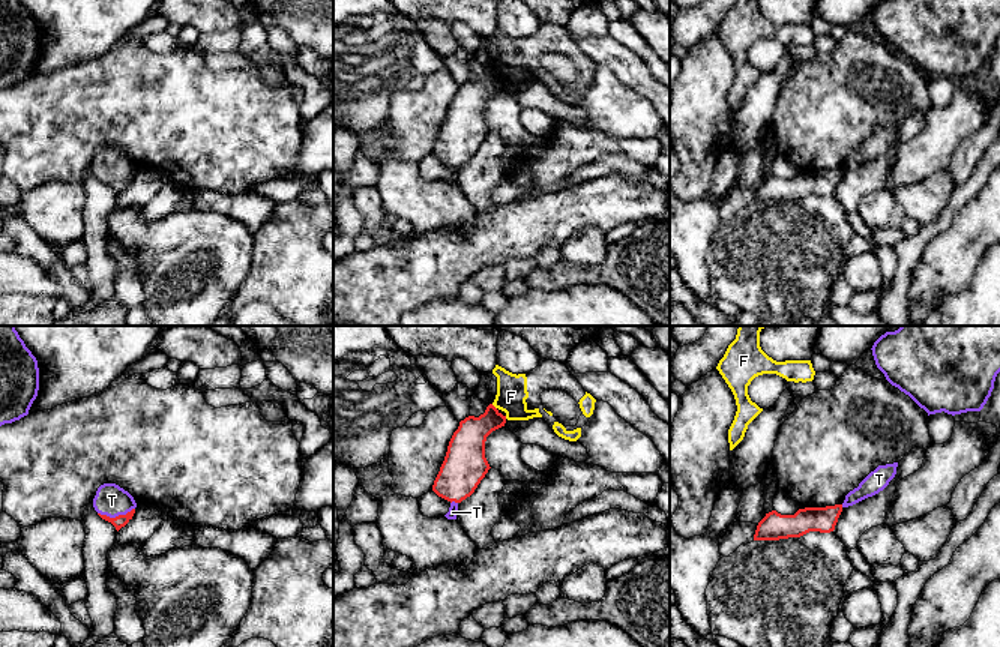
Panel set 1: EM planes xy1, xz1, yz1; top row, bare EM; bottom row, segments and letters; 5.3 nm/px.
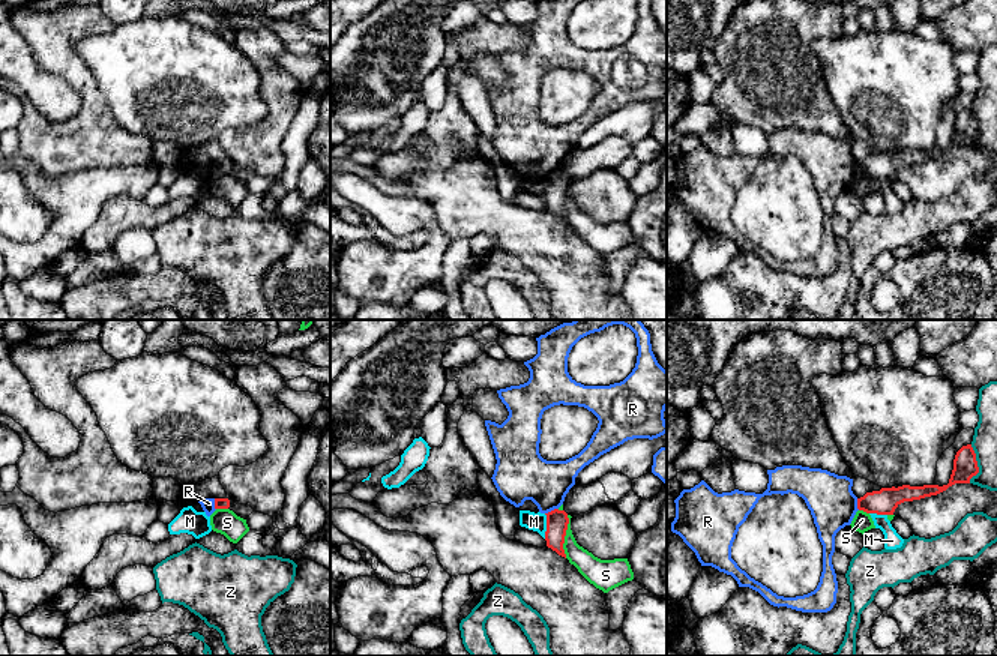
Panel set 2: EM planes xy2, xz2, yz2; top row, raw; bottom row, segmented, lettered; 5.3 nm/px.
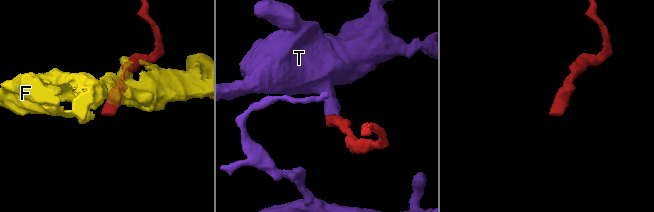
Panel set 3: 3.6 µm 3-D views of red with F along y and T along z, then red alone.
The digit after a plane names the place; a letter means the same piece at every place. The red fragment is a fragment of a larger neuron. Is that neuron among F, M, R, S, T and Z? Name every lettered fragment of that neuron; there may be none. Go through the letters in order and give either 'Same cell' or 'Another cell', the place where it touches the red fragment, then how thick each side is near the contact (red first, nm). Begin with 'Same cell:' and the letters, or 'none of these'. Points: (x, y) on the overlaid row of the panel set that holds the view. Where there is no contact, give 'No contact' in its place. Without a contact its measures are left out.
Same cell: T
F: Another cell. Touches red at xz1 (494, 407). Thickness 190 nm (red) against 160 nm
M: Another cell. Touches red at xz2 (547, 526). Thickness 120 nm (red) against 100 nm
R: Another cell. Touches red at xz2 (551, 511). Thickness 120 nm (red) against 280 nm
S: Another cell. Touches red at xz2 (565, 535). Thickness 120 nm (red) against 140 nm
T: Same cell. Touches red at xy1 (116, 517). Thickness 70 nm (red) against 170 nm
Z: Another cell. Touches red at yz2 (976, 464). Thickness 130 nm (red) against 130 nm

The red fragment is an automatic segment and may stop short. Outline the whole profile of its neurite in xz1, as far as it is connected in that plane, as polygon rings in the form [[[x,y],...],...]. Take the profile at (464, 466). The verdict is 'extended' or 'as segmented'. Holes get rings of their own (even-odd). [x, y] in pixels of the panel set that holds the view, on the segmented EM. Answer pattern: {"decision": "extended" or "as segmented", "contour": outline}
{"decision": "extended", "contour": [[[489,404],[479,417],[468,416],[453,432],[432,491],[450,503],[447,519],[456,519],[458,504],[470,497],[491,468],[485,458],[486,437],[505,426],[503,416]]]}

